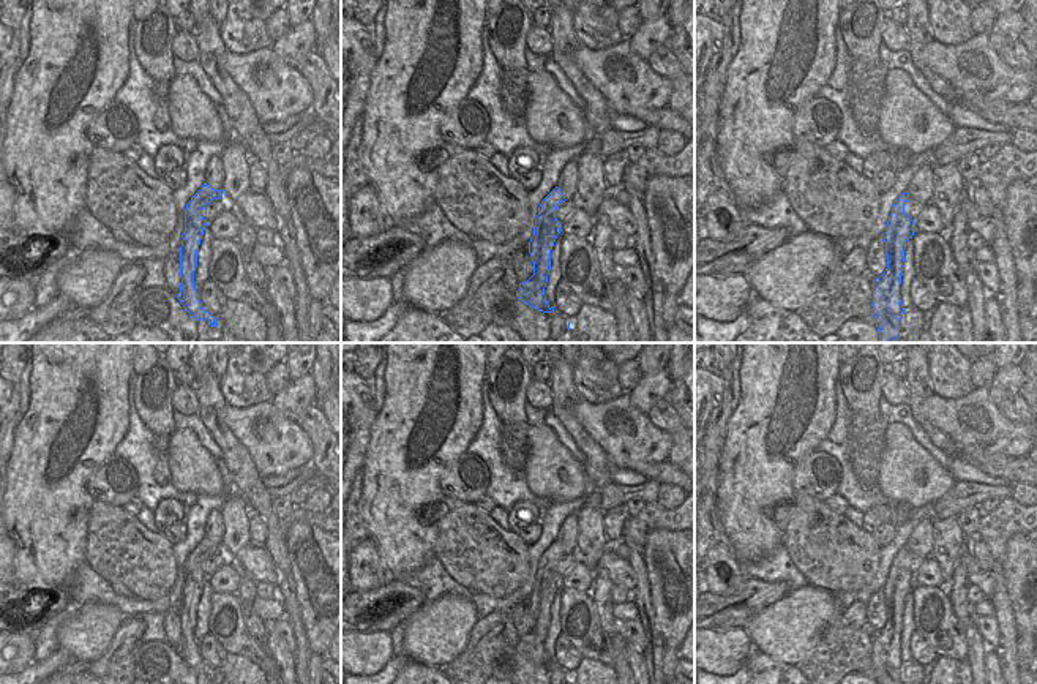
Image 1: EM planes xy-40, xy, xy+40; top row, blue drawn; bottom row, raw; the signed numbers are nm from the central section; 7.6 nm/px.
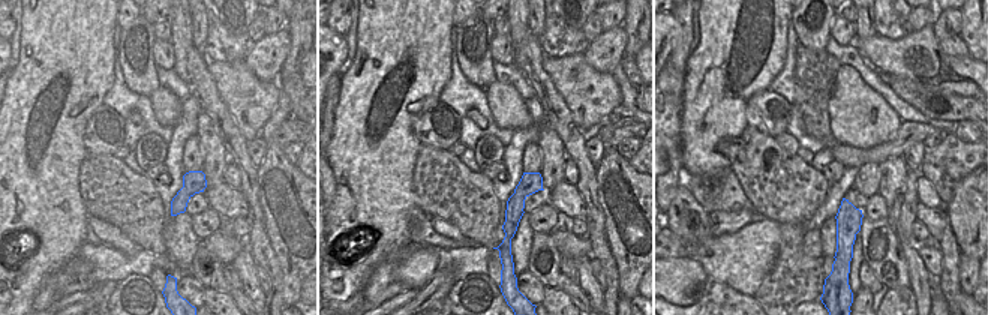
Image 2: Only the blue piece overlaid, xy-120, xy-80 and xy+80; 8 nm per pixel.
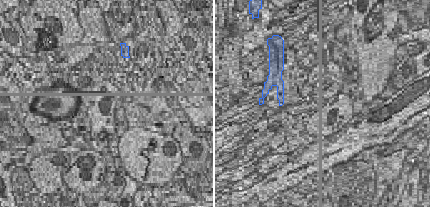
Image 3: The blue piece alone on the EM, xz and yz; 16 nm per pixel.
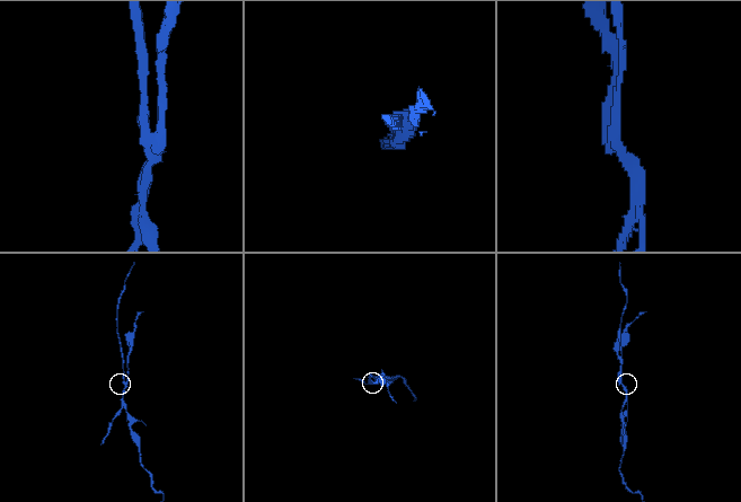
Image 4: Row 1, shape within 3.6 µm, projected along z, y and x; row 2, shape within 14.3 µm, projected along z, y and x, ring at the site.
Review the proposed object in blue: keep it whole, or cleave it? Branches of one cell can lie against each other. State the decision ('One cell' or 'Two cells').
Two cells

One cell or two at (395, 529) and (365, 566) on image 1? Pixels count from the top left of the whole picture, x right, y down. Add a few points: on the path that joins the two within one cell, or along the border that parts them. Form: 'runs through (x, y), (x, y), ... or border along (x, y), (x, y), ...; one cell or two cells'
border along (368, 537), (374, 545), (379, 563), (395, 578); two cells

